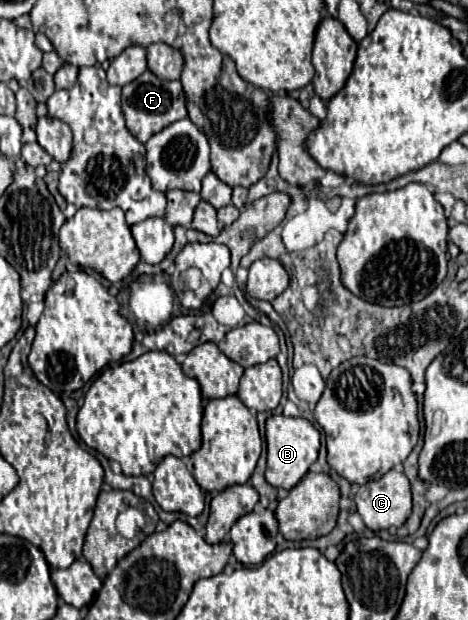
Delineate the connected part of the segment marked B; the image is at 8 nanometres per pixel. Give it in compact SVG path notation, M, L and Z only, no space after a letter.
M283 414L267 418L267 472L265 478L273 488L291 490L307 474L309 466L317 460L321 448L319 430L305 418L287 418Z

